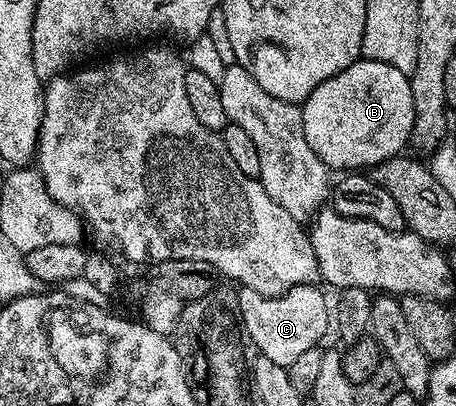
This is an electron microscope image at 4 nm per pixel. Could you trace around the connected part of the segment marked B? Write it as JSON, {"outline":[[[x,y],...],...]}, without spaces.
{"outline":[[[359,57],[336,77],[316,85],[301,109],[304,137],[308,137],[312,153],[334,173],[373,169],[387,159],[401,156],[406,143],[408,147],[411,142],[414,102],[410,77],[400,69],[392,69],[392,65],[384,65],[384,61]]]}

